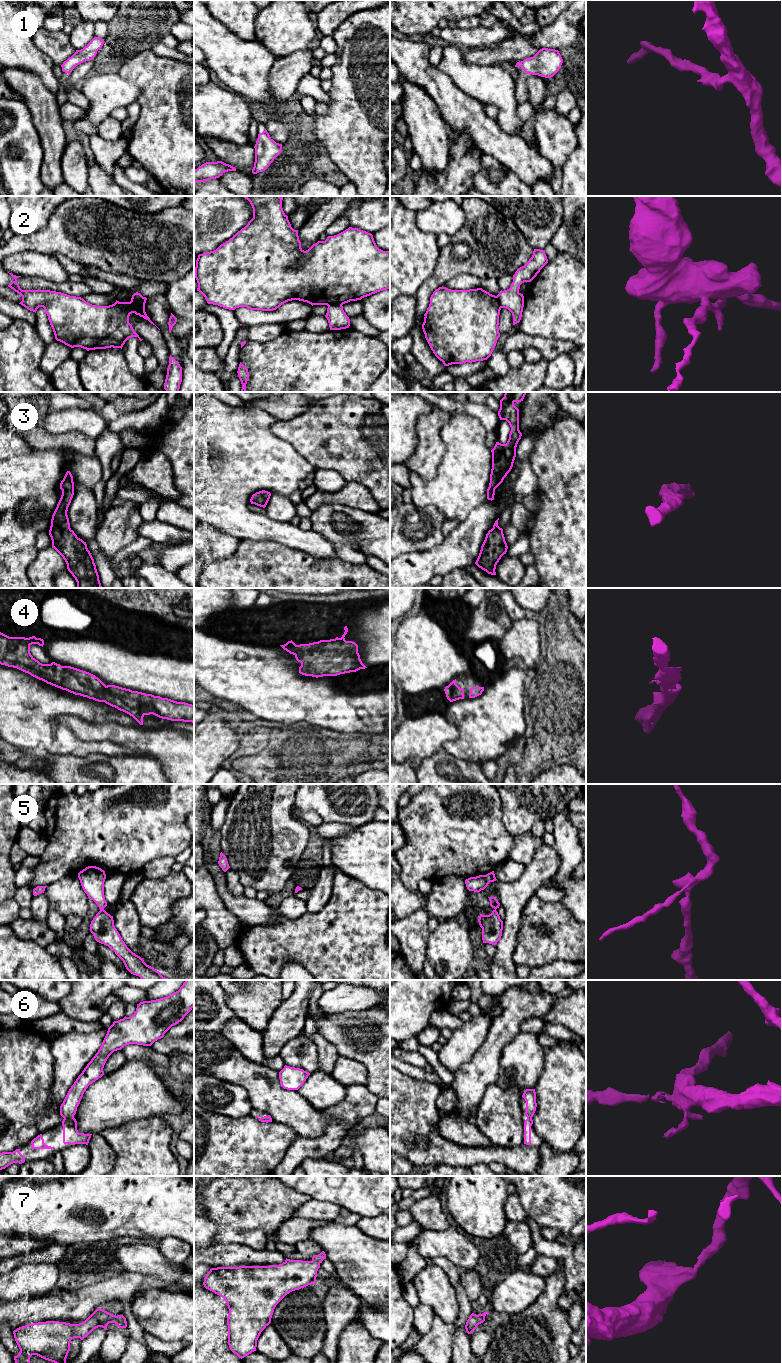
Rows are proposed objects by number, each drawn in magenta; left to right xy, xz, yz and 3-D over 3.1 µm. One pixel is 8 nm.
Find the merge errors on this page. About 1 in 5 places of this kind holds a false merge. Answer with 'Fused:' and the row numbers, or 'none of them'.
Fused: 2

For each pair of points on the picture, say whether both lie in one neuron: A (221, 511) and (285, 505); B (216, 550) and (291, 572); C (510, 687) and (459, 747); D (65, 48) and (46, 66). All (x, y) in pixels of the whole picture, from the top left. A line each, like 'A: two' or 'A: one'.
A: two
B: two
C: one
D: two

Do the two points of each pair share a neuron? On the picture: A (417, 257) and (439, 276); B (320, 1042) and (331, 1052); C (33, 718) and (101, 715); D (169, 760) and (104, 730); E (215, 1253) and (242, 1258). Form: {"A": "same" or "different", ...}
{"A": "different", "B": "same", "C": "same", "D": "same", "E": "same"}

